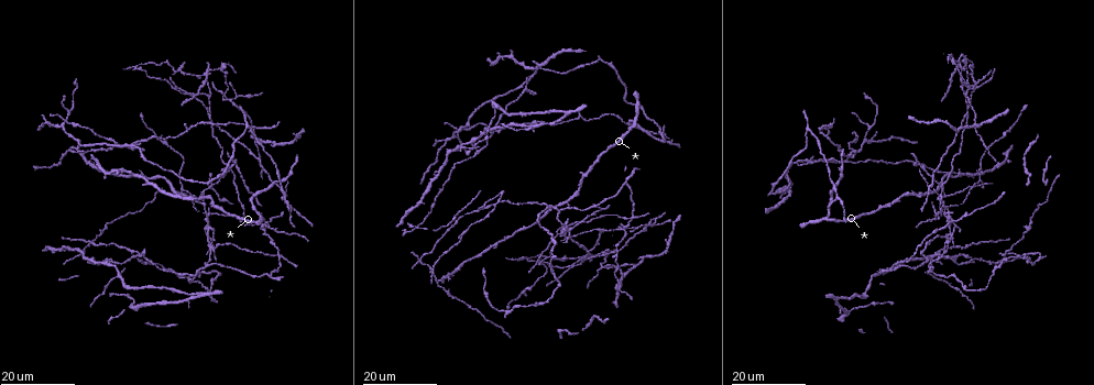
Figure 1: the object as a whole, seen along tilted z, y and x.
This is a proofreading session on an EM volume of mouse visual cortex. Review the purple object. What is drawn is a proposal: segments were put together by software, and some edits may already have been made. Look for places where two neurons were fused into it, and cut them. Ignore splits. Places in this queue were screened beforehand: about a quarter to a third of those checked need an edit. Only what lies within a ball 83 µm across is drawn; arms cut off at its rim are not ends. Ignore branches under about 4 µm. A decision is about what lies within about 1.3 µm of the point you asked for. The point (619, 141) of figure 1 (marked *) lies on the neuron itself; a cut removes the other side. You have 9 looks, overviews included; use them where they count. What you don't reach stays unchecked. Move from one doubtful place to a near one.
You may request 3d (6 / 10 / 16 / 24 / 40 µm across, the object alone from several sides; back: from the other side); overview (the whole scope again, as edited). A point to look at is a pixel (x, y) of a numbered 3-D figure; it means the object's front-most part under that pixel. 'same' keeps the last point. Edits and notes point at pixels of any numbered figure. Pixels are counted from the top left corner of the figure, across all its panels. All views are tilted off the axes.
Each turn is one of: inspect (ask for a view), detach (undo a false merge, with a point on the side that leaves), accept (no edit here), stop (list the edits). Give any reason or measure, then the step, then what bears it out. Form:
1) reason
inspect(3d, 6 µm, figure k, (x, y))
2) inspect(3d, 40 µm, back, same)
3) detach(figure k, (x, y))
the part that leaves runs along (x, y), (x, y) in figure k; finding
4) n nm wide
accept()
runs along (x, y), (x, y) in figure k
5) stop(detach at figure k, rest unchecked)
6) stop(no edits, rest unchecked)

side arm on a straight run
inspect(3d, 24 µm, figure 1, (964, 216))

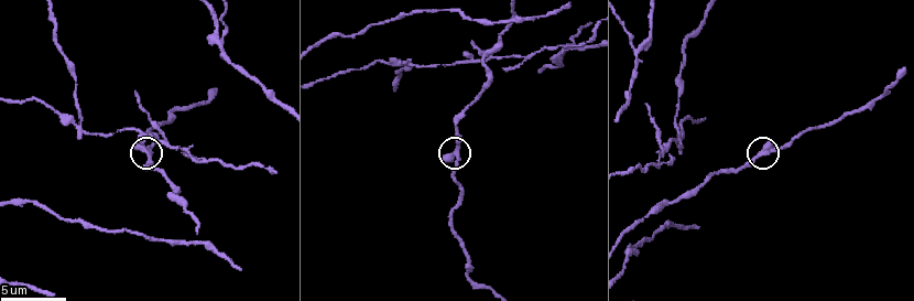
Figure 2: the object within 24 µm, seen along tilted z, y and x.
inspect(3d, 10 µm, figure 2, (767, 154))

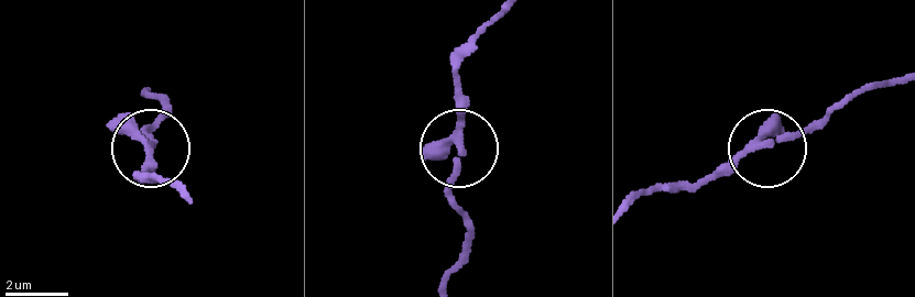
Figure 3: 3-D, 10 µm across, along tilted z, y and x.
accept()
runs along (493, 17), (457, 74), (463, 147), (450, 189), (463, 237) in figure 3; all the same neuron

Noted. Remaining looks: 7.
arms part here
inspect(3d, 24 µm, figure 1, (930, 269))

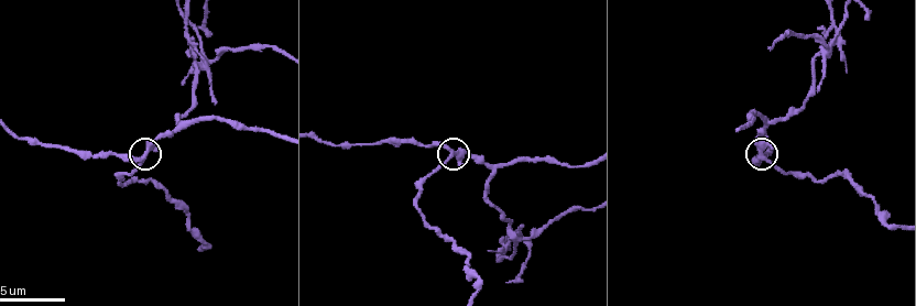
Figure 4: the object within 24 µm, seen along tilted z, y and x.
inspect(3d, 10 µm, figure 4, (760, 156))

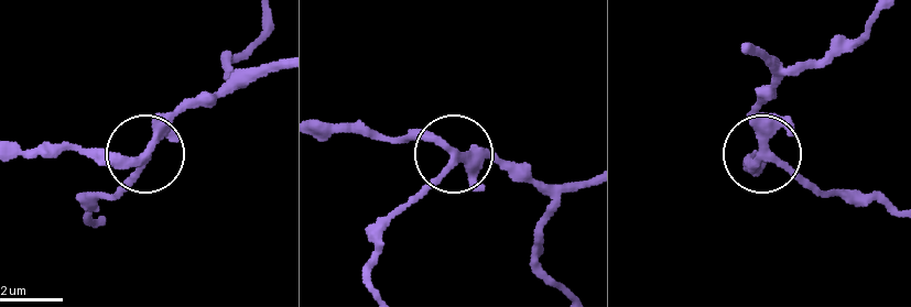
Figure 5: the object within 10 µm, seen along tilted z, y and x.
3 arms
accept()
runs along (557, 287), (548, 205), (488, 156), (455, 154), (409, 200) in figure 5; continuous, no second neuron

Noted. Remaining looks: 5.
side arm on a straight run
inspect(3d, 16 µm, figure 2, (681, 142))

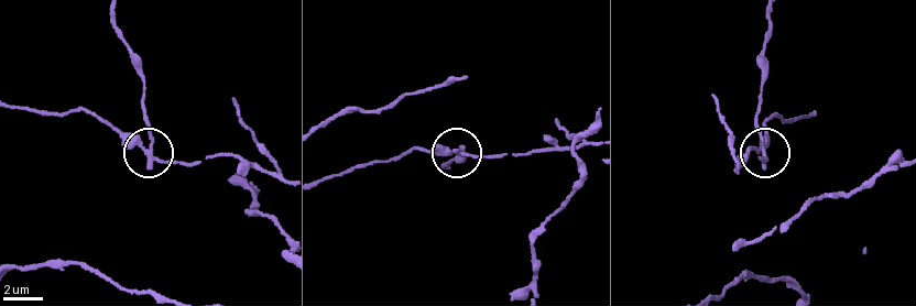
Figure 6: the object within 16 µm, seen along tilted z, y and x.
inspect(3d, 16 µm, back, figure 6, (764, 151))

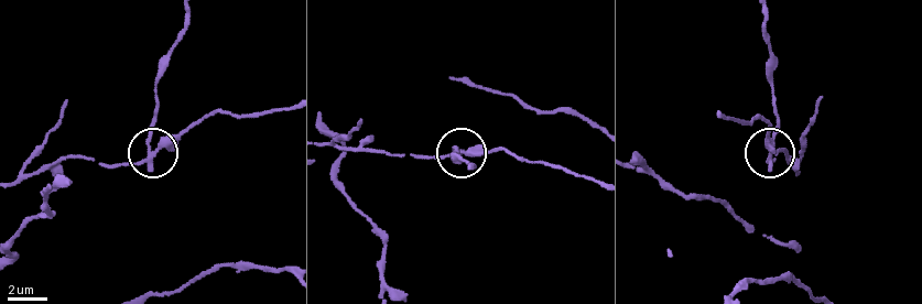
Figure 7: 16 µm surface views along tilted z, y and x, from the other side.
3 arms
detach(figure 7, (149, 126))
the part that leaves runs along (150, 153), (154, 82), (183, 18) in figure 7; a second neuron is stuck on

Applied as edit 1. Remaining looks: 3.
four arms meet
inspect(3d, 16 µm, figure 1, (528, 90))

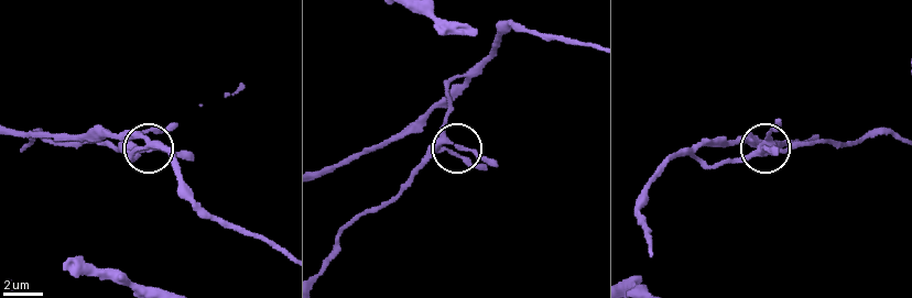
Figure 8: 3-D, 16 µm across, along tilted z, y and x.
inspect(3d, 10 µm, figure 8, (448, 143))

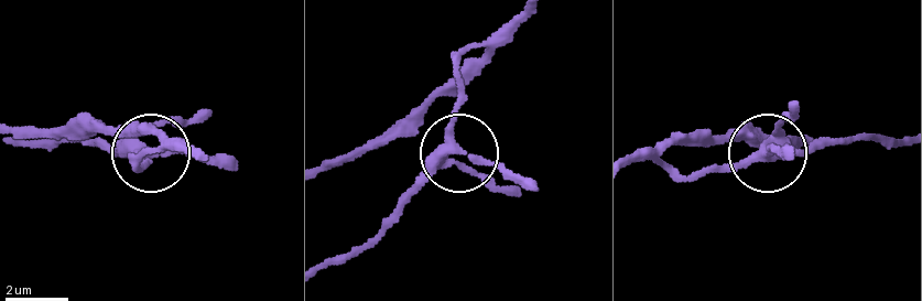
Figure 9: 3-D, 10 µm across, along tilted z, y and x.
accept()
runs along (632, 161), (698, 178), (793, 146) in figure 9; all the same neuron

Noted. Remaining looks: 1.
stop(detach at figure 7, rest unchecked)

